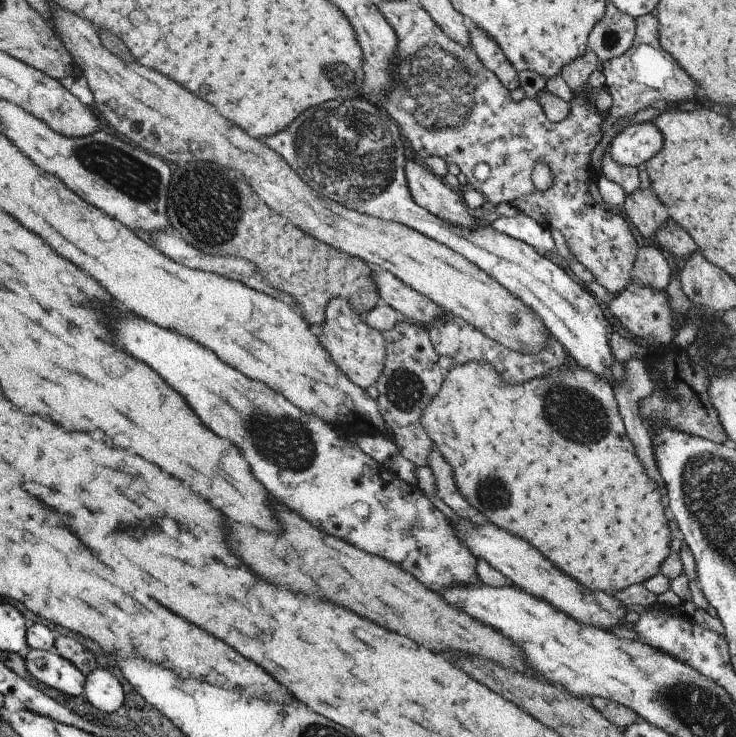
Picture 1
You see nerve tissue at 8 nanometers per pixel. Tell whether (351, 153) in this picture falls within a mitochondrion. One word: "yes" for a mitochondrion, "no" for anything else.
yes

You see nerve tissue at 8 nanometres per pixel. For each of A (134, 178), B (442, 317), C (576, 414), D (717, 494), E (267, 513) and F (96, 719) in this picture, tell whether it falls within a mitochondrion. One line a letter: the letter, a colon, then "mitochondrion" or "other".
A: mitochondrion
B: other
C: mitochondrion
D: mitochondrion
E: other
F: other

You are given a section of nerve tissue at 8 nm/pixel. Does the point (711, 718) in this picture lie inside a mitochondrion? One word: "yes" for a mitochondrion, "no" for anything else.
yes

